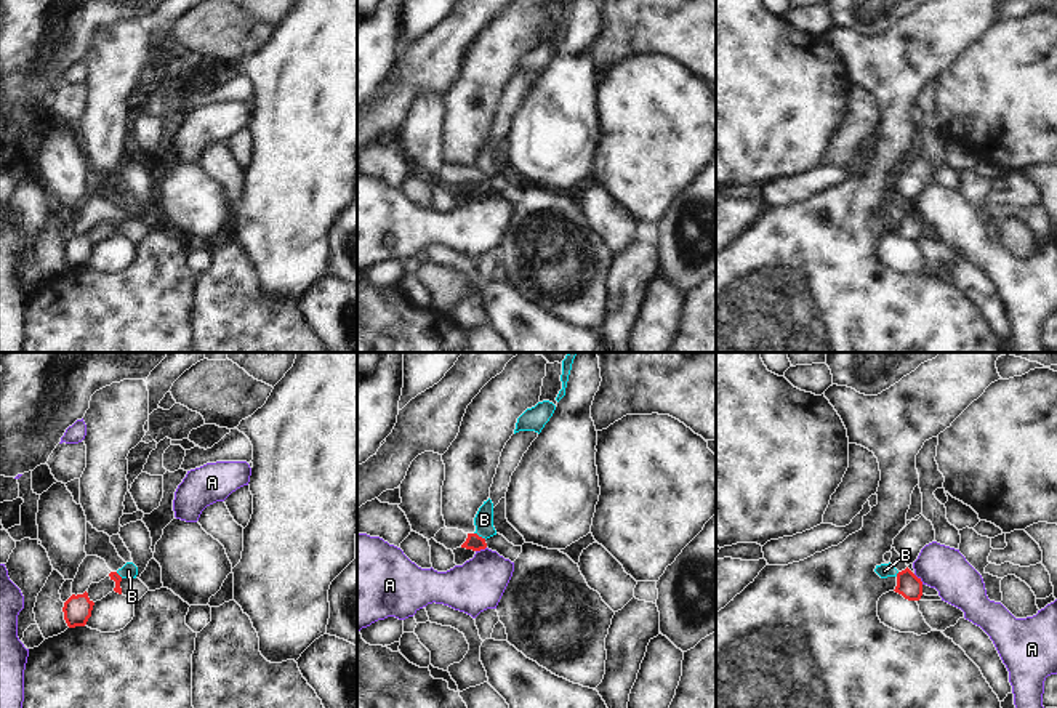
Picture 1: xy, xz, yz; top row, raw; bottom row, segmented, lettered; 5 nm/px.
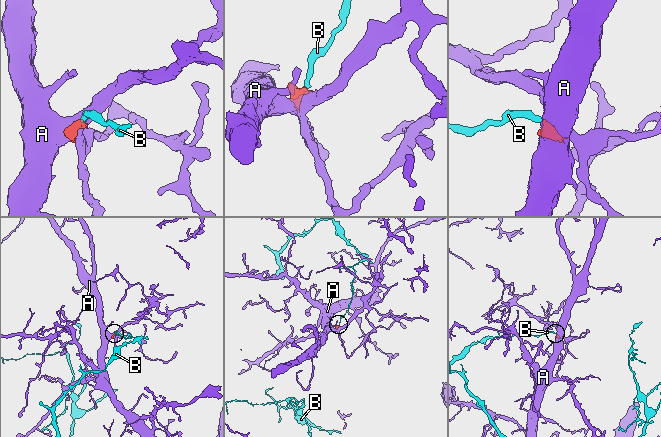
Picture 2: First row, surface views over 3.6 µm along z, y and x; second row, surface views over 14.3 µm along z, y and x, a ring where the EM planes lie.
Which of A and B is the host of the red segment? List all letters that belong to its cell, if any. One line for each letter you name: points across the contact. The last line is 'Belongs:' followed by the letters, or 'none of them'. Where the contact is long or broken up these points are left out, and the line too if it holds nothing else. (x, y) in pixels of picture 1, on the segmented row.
Belongs: none of them

